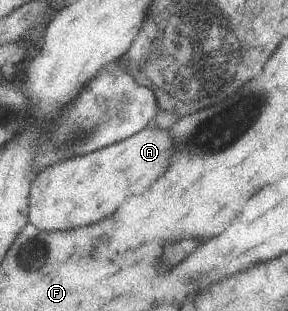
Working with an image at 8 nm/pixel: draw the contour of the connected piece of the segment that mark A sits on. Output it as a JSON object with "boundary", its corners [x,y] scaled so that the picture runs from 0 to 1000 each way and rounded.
{"boundary":[[[514,405],[479,431],[299,495],[153,540],[122,572],[108,611],[101,707],[139,740],[250,740],[333,720],[389,695],[438,637],[507,617],[590,534],[604,437],[590,415]]]}

